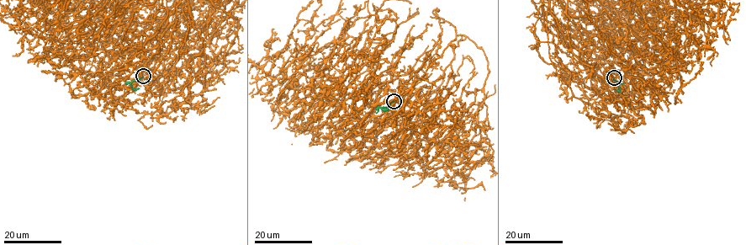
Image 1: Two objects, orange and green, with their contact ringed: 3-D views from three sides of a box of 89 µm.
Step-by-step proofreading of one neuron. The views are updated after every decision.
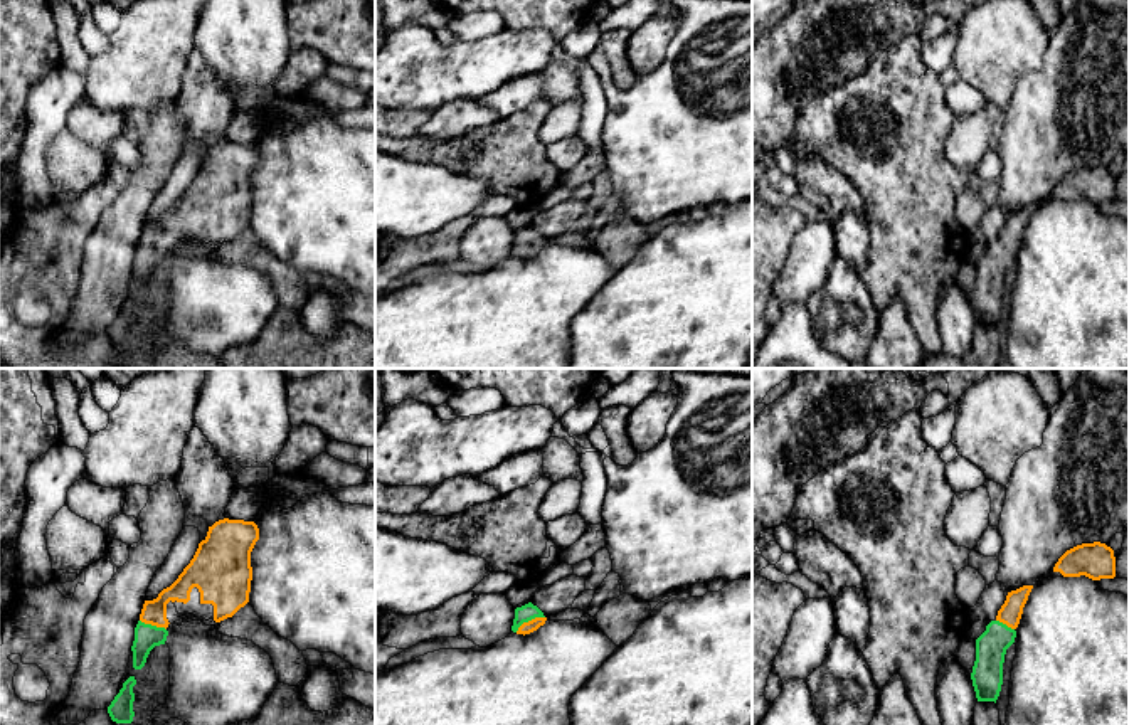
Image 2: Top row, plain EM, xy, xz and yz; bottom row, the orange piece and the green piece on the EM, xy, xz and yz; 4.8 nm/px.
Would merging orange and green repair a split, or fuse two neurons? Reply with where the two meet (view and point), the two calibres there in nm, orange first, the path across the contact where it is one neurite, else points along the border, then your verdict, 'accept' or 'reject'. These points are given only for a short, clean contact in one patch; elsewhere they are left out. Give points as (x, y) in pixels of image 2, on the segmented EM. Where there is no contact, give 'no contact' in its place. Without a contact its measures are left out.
meets orange in xz at (529, 621); 60 nm thick on the orange side, 80 nm on the other; runs through xz (534, 624), (529, 621), (529, 611); accept

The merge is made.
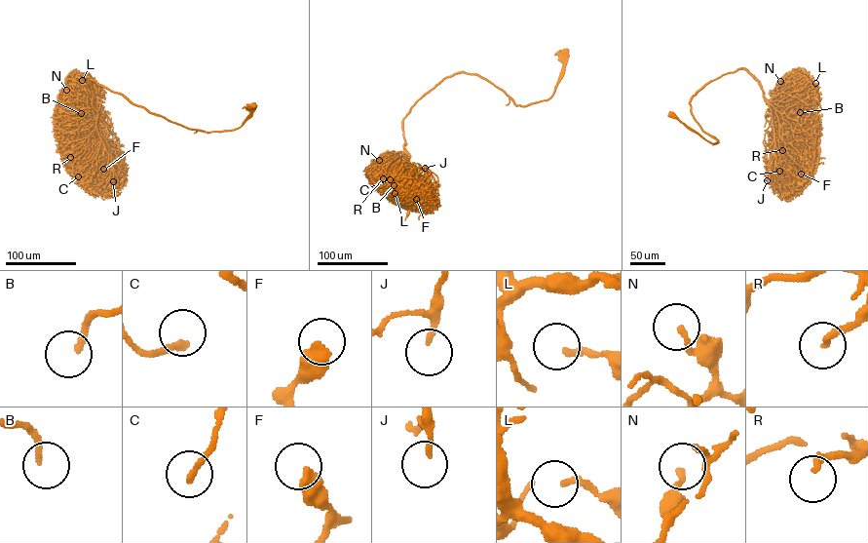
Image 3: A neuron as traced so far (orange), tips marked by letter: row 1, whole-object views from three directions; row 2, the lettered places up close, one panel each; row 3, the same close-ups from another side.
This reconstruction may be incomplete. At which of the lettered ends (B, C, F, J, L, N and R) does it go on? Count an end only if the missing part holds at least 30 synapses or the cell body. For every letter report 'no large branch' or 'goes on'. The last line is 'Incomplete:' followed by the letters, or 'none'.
B: goes on
C: goes on
F: no large branch
J: goes on
L: no large branch
N: no large branch
R: no large branch
Incomplete: B, C, J

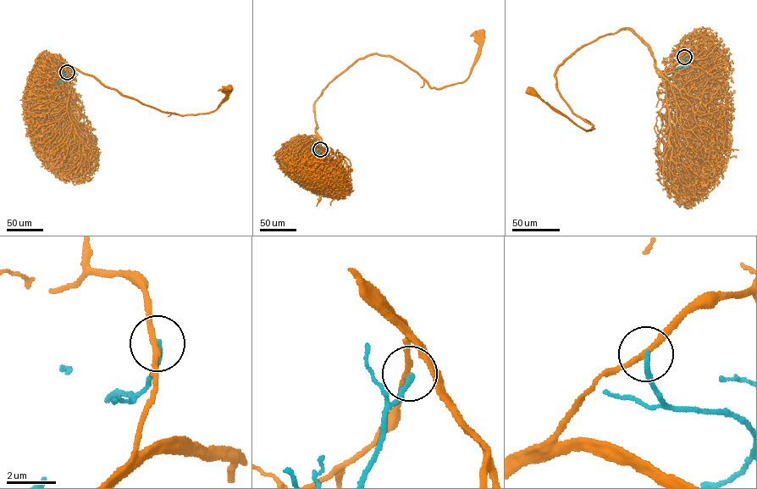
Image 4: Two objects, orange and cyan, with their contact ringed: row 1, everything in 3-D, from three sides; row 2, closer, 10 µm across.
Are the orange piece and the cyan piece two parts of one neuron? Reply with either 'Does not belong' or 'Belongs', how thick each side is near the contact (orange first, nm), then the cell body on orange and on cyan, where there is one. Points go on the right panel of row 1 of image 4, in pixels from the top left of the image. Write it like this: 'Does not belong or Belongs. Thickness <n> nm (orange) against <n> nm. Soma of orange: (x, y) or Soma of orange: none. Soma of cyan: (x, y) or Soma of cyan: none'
Does not belong. Thickness 240 nm (orange) against 200 nm. Soma of orange: (531, 91). Soma of cyan: none

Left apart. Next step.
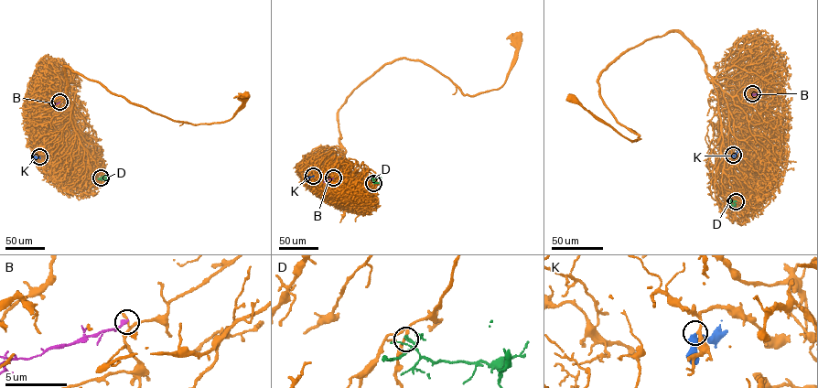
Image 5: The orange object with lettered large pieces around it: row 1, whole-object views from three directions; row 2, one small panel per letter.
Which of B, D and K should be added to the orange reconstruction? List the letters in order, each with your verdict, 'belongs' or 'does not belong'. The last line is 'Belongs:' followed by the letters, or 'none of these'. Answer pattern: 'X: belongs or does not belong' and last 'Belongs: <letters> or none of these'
B: does not belong
D: does not belong
K: belongs
Belongs: K

